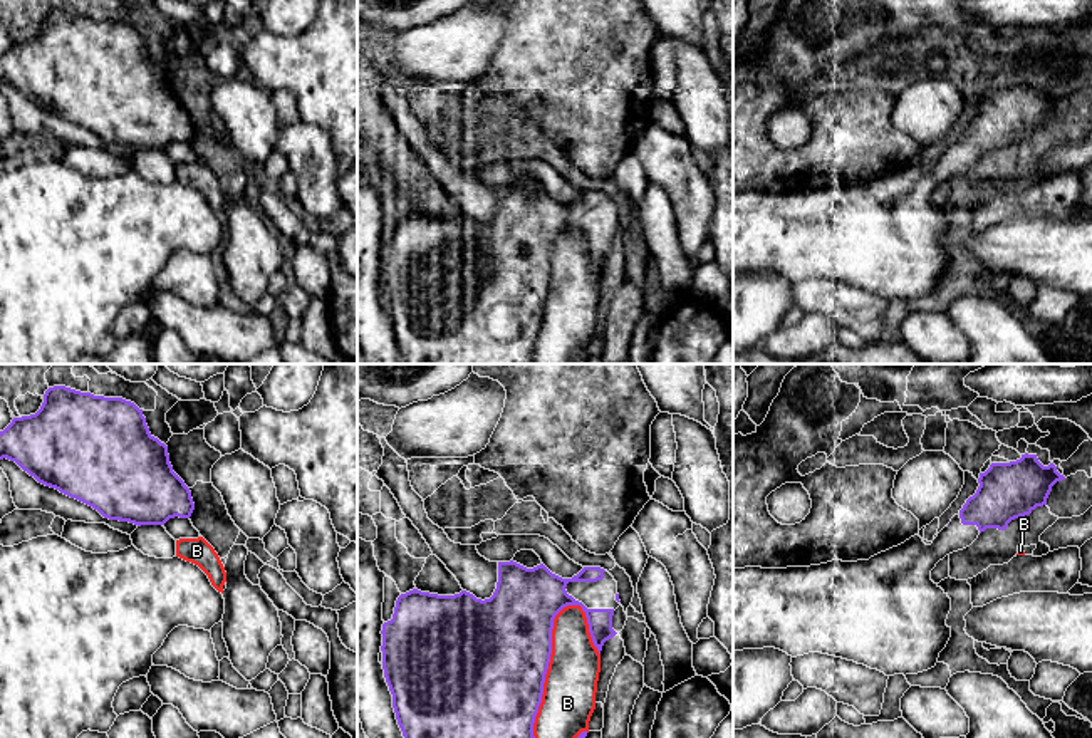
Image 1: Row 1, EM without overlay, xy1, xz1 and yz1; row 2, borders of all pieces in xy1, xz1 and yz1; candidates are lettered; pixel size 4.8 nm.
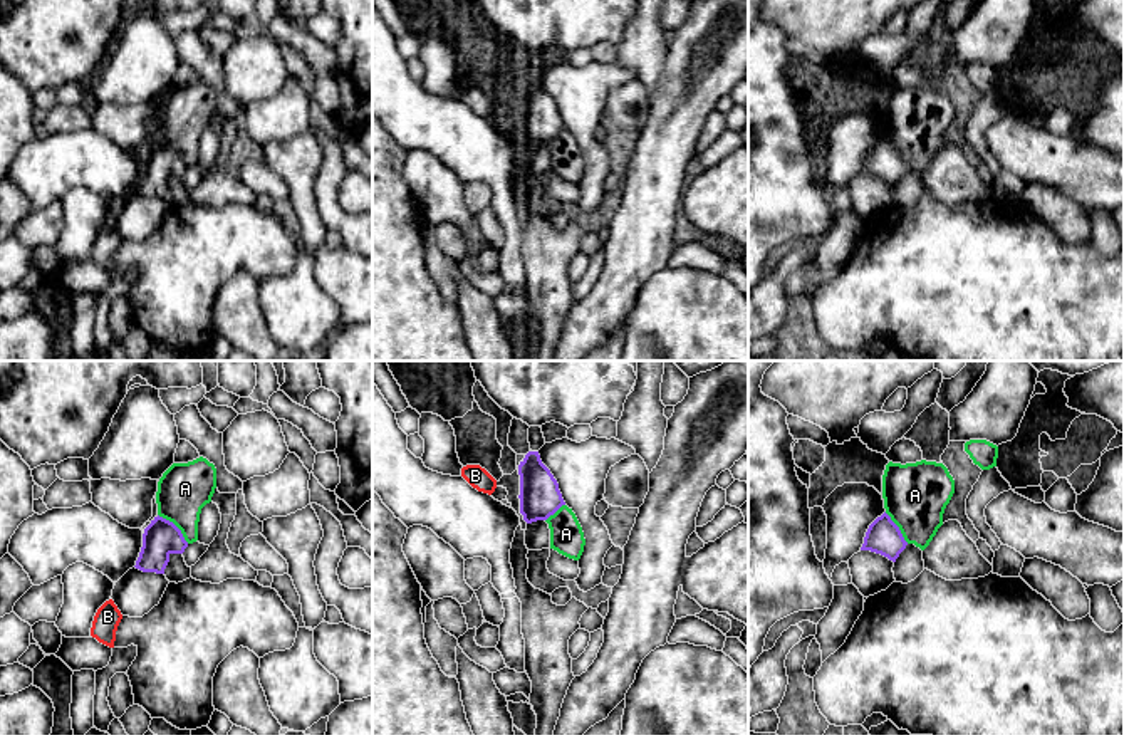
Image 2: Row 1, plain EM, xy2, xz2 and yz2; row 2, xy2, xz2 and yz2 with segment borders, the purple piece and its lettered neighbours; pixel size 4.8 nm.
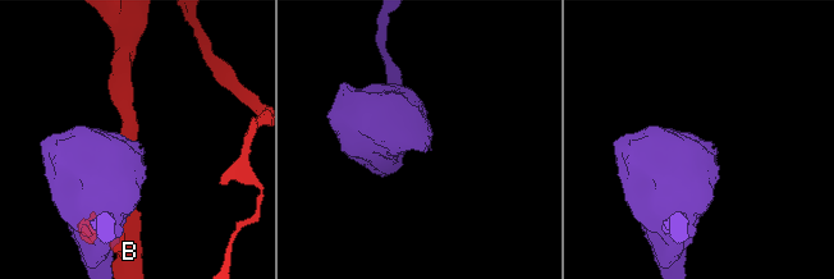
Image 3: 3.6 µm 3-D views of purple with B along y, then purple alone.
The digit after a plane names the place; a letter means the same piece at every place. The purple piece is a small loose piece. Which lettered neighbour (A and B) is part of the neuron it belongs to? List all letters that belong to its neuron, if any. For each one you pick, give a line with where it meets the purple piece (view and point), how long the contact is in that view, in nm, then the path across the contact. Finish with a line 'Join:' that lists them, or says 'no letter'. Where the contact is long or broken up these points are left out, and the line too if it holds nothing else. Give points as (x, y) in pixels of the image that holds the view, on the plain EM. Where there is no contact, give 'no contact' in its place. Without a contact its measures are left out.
Join: no letter

